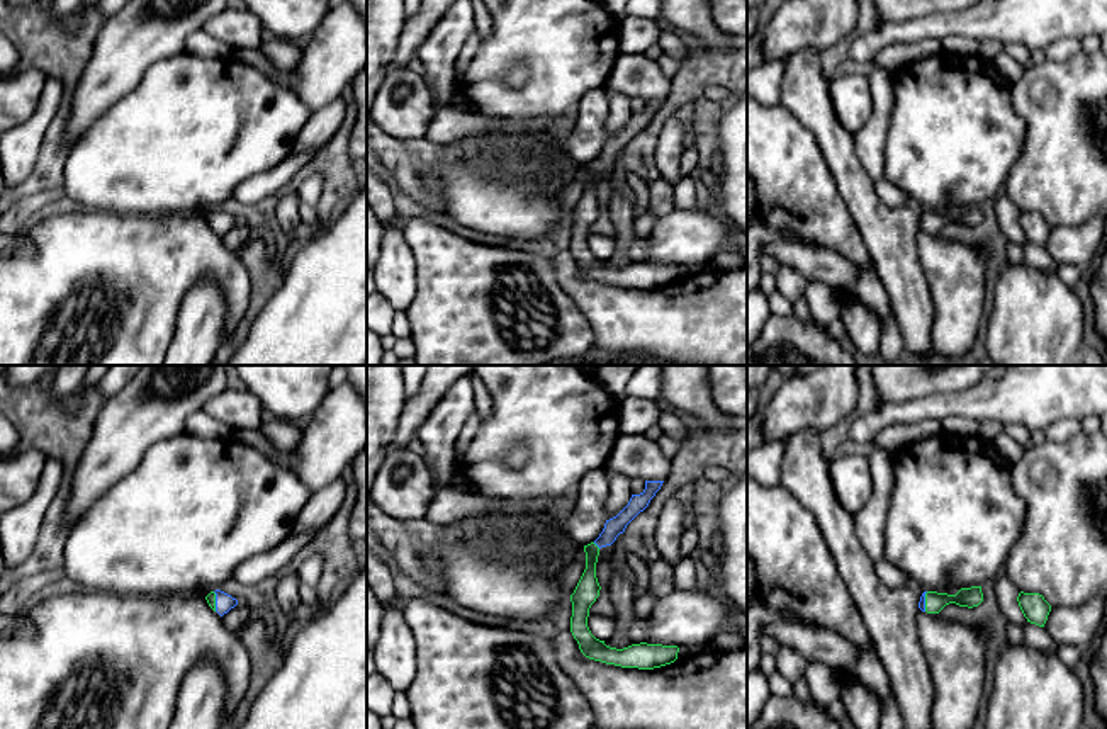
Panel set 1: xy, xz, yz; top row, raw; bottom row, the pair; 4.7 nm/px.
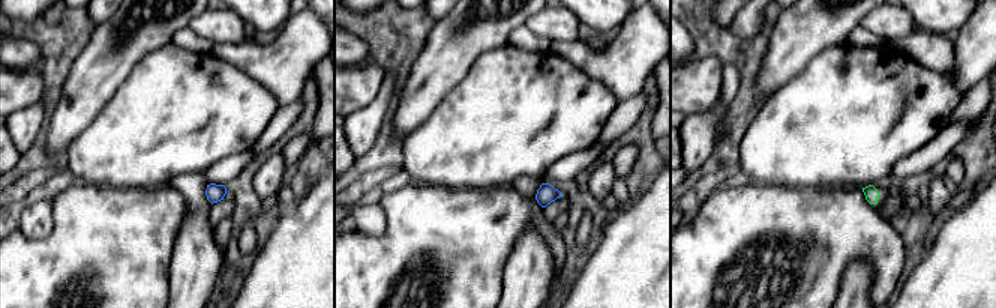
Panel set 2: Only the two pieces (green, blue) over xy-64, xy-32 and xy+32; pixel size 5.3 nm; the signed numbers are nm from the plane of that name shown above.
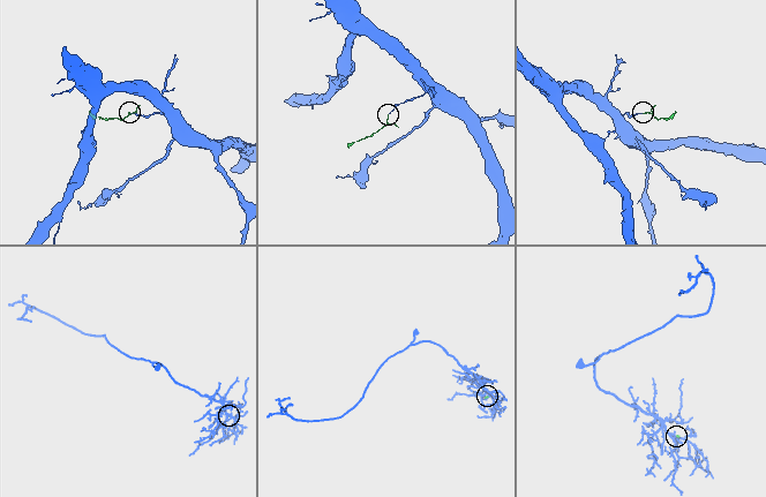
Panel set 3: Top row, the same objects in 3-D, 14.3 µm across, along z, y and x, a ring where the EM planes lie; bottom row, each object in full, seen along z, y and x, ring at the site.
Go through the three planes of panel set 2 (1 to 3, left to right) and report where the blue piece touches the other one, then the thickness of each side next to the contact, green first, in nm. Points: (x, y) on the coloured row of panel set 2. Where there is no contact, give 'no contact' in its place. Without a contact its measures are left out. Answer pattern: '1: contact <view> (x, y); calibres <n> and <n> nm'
1: no contact
2: no contact
3: no contact

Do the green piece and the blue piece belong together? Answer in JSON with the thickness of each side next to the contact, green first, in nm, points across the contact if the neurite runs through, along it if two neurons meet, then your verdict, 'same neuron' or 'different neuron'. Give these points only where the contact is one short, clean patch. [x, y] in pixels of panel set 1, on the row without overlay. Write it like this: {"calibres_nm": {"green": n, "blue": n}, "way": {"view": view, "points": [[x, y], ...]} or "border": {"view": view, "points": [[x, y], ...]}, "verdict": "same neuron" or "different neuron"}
{"calibres_nm": {"green": 120, "blue": 90}, "way": {"view": "xz", "points": [[586, 211], [595, 163], [613, 146]]}, "verdict": "same neuron"}

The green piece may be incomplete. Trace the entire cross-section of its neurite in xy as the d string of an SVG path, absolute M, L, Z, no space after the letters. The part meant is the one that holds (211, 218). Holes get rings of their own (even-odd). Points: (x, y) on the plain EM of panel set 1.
M221 209L211 211L205 216L205 219L207 219L209 226L214 231L217 231L221 236L238 224L236 218L233 218L231 214L224 212Z

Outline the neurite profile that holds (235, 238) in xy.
M239 221L234 228L222 235L224 245L231 251L238 251L250 240L250 226Z

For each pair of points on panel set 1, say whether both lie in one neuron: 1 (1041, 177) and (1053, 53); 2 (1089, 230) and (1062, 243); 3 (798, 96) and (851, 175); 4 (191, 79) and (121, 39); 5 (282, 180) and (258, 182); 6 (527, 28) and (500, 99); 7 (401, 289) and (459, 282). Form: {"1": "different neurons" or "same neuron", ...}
{"1": "different neurons", "2": "same neuron", "3": "same neuron", "4": "different neurons", "5": "same neuron", "6": "same neuron", "7": "different neurons"}

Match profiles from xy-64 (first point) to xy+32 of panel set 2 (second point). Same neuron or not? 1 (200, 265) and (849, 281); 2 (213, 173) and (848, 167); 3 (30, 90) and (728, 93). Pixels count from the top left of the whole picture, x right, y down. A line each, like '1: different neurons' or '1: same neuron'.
1: same neuron
2: different neurons
3: different neurons

